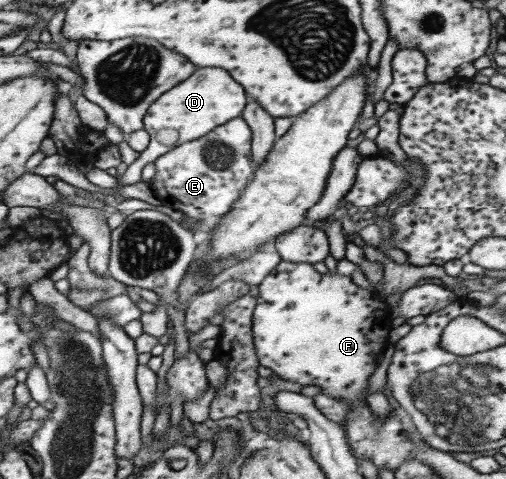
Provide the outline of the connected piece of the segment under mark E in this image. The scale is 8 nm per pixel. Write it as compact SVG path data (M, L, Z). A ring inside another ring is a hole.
M239 115L205 135L180 143L160 155L153 162L155 174L149 181L160 205L171 207L194 220L217 219L227 213L254 173L250 152L251 134Z

